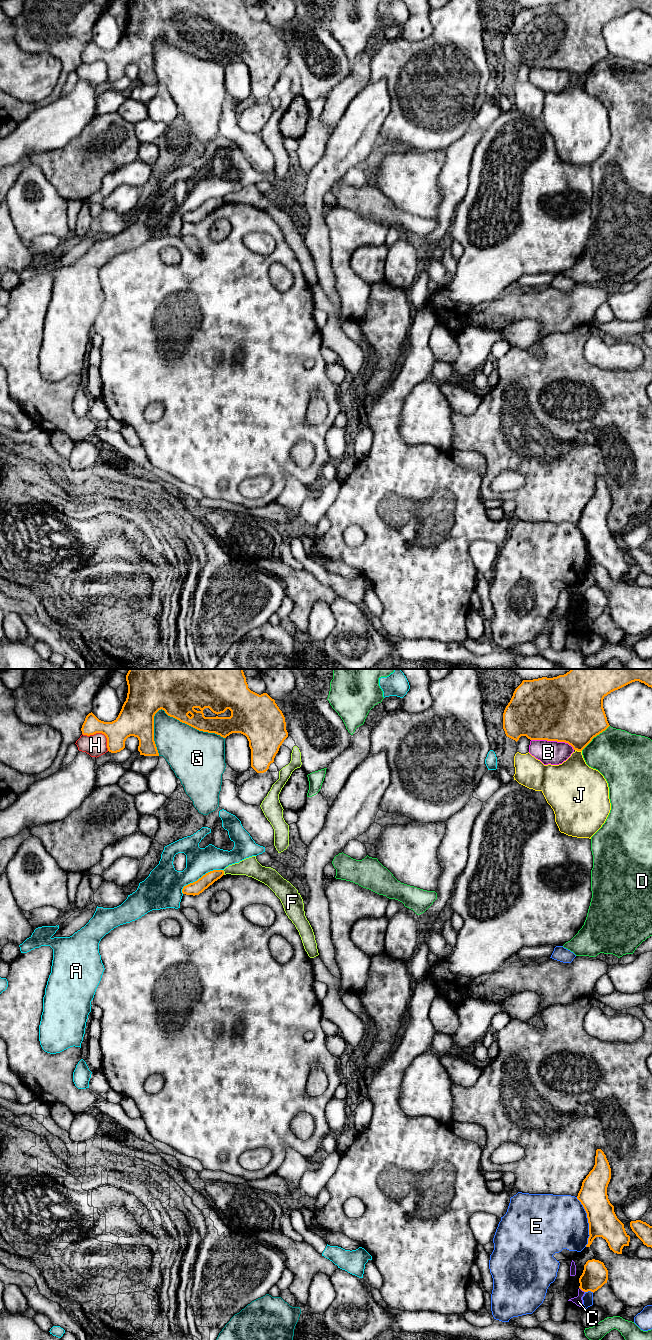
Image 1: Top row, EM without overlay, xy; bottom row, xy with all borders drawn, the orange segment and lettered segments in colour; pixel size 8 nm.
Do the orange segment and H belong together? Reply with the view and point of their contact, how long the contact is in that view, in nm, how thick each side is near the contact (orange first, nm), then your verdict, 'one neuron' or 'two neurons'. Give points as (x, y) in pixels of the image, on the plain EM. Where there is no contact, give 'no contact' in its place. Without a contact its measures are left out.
xy (101, 60) | 260 nm | 220/180 nm | two neurons

